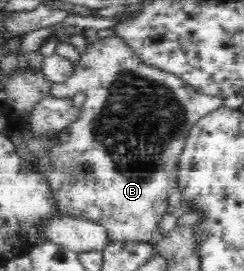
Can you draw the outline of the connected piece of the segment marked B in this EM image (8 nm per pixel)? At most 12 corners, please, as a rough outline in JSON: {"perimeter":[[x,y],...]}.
{"perimeter":[[95,38],[38,170],[62,216],[156,244],[223,98]]}

